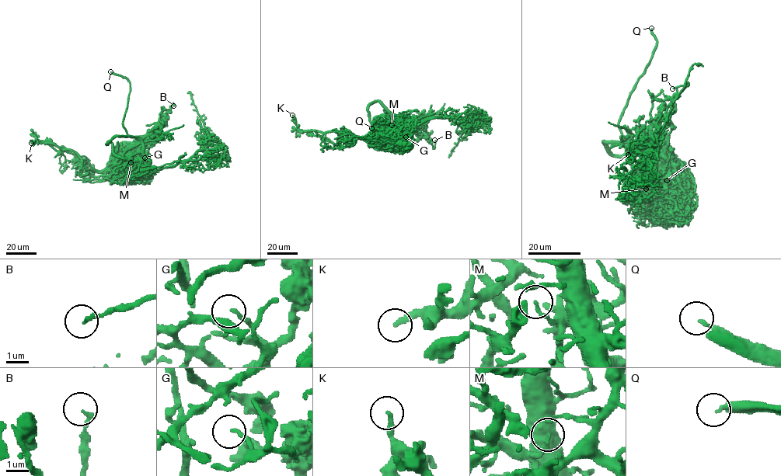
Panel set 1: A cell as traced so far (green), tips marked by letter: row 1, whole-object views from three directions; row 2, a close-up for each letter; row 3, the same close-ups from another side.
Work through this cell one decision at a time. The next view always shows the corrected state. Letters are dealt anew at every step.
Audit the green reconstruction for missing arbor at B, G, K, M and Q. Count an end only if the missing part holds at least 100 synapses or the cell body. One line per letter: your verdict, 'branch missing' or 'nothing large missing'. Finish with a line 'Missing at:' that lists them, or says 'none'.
B: nothing large missing
G: nothing large missing
K: nothing large missing
M: nothing large missing
Q: branch missing
Missing at: Q

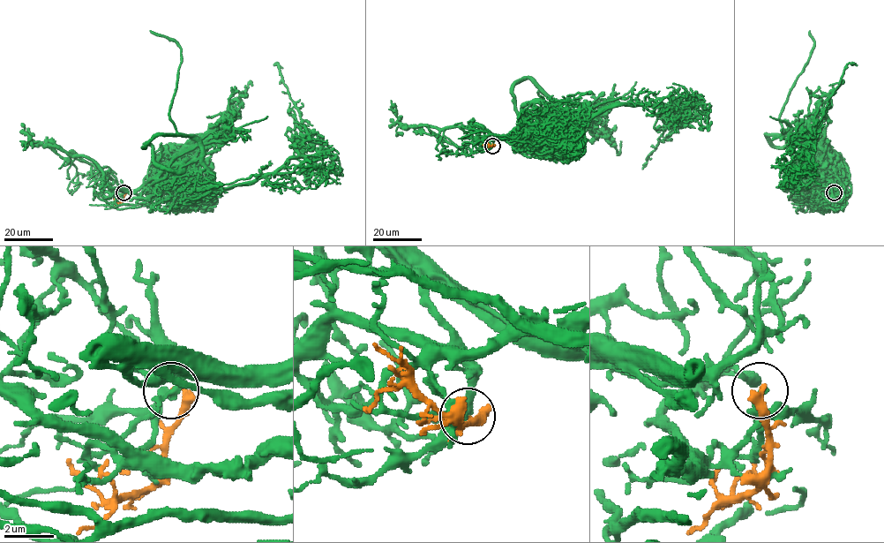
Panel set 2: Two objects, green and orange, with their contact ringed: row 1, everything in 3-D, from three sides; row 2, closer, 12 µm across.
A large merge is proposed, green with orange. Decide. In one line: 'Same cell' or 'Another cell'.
Another cell

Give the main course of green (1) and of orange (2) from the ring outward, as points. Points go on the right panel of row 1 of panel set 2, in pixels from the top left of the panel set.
1: (834, 192), (828, 199), (817, 198), (812, 184), (796, 184), (793, 163), (807, 150), (844, 68), (857, 65)
2: (834, 192), (835, 199), (830, 203), (833, 199)

